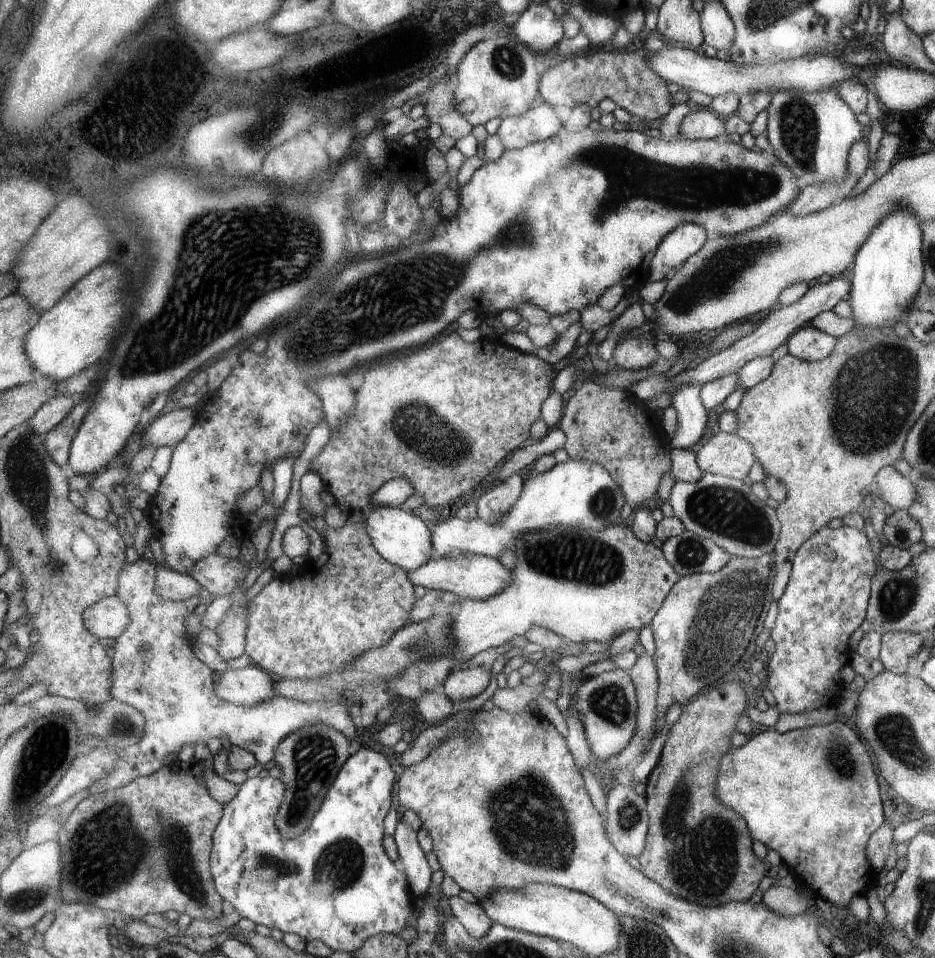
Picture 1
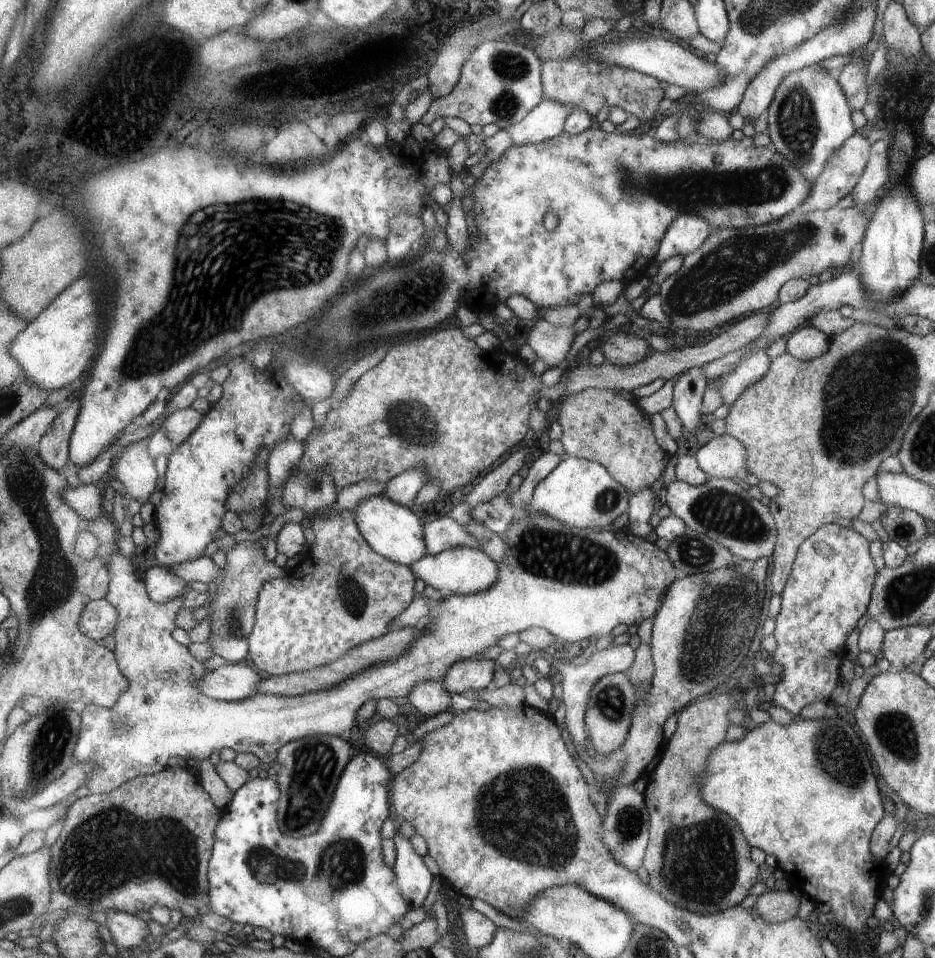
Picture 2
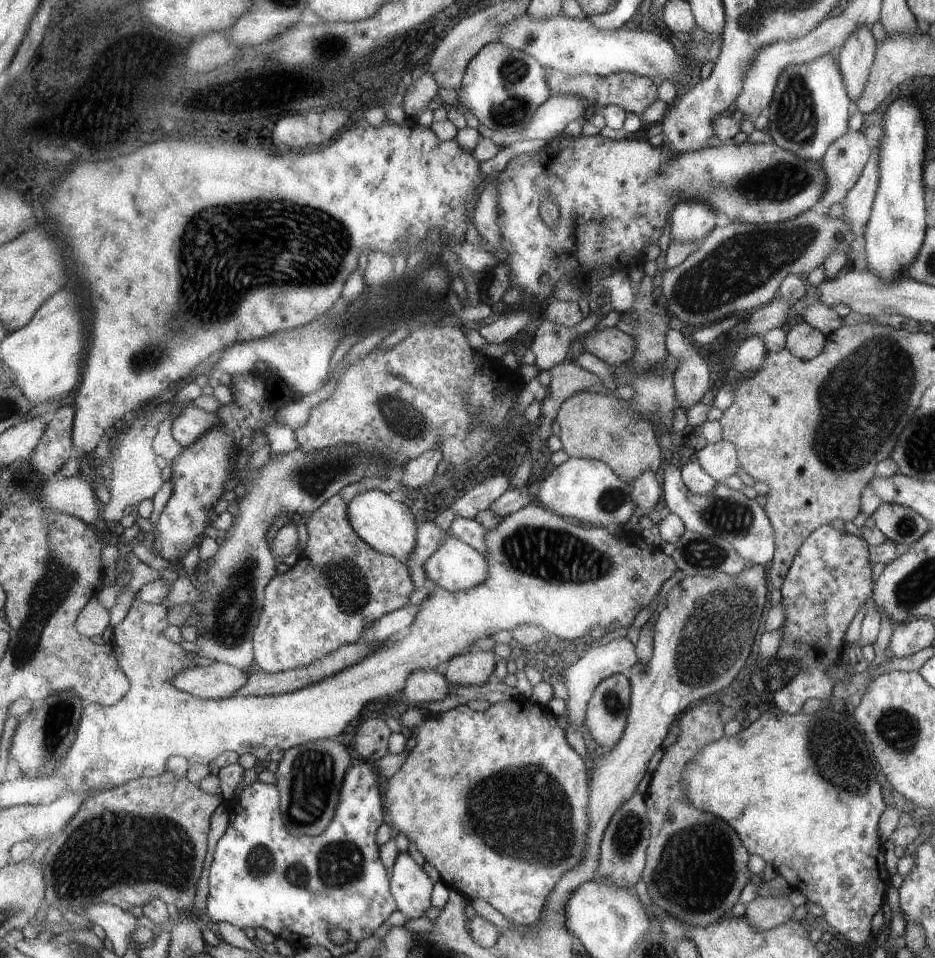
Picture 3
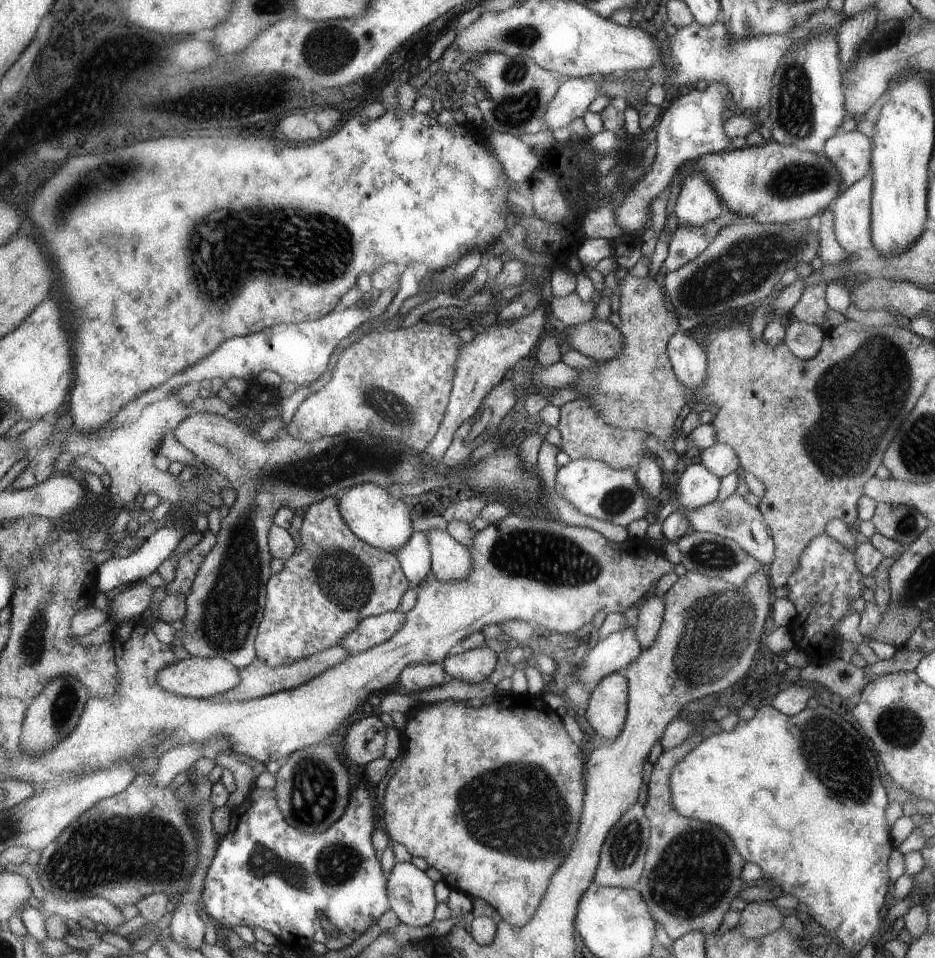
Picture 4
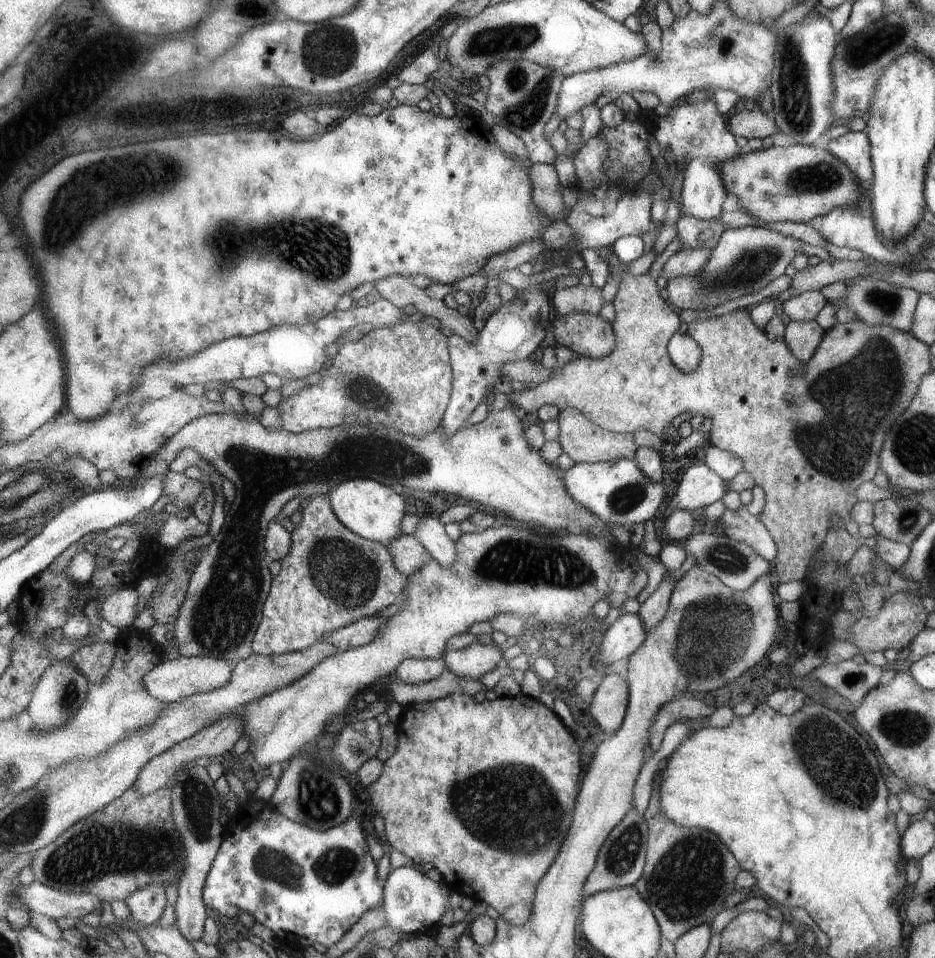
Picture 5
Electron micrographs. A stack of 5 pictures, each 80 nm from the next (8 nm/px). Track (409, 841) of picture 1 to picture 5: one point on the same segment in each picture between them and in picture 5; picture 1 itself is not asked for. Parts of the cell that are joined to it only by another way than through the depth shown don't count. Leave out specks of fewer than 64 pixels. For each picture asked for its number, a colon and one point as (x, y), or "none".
2: (415, 878)
3: (412, 887)
4: (412, 896)
5: (414, 903)

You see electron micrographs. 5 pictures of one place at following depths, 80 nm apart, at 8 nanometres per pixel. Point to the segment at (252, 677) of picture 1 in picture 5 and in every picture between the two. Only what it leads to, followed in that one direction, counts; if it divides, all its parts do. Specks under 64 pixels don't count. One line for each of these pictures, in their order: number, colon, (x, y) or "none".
2: (238, 682)
3: (220, 680)
4: (198, 677)
5: (173, 680)

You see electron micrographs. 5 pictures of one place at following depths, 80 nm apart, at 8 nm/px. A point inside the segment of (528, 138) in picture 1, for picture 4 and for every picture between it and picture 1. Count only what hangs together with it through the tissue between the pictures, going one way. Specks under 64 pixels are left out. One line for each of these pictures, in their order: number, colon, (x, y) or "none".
2: (546, 120)
3: (558, 111)
4: (572, 99)

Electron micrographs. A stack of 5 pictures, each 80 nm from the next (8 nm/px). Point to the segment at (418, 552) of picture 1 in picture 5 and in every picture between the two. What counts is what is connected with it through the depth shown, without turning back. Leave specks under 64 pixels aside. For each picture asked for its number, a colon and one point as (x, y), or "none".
2: (394, 531)
3: (389, 525)
4: (384, 522)
5: (375, 511)

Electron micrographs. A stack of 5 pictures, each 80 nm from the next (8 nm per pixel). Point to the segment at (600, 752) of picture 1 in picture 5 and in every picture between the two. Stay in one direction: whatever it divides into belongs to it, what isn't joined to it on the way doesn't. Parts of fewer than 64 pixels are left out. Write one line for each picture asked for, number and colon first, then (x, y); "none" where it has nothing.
2: (610, 706)
3: (608, 708)
4: (606, 711)
5: (608, 707)

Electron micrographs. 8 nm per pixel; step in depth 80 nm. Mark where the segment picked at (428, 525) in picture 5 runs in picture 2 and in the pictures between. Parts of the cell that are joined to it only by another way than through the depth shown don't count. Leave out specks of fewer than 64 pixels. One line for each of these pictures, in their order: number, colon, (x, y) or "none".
2: (465, 571)
3: (456, 565)
4: (452, 561)

